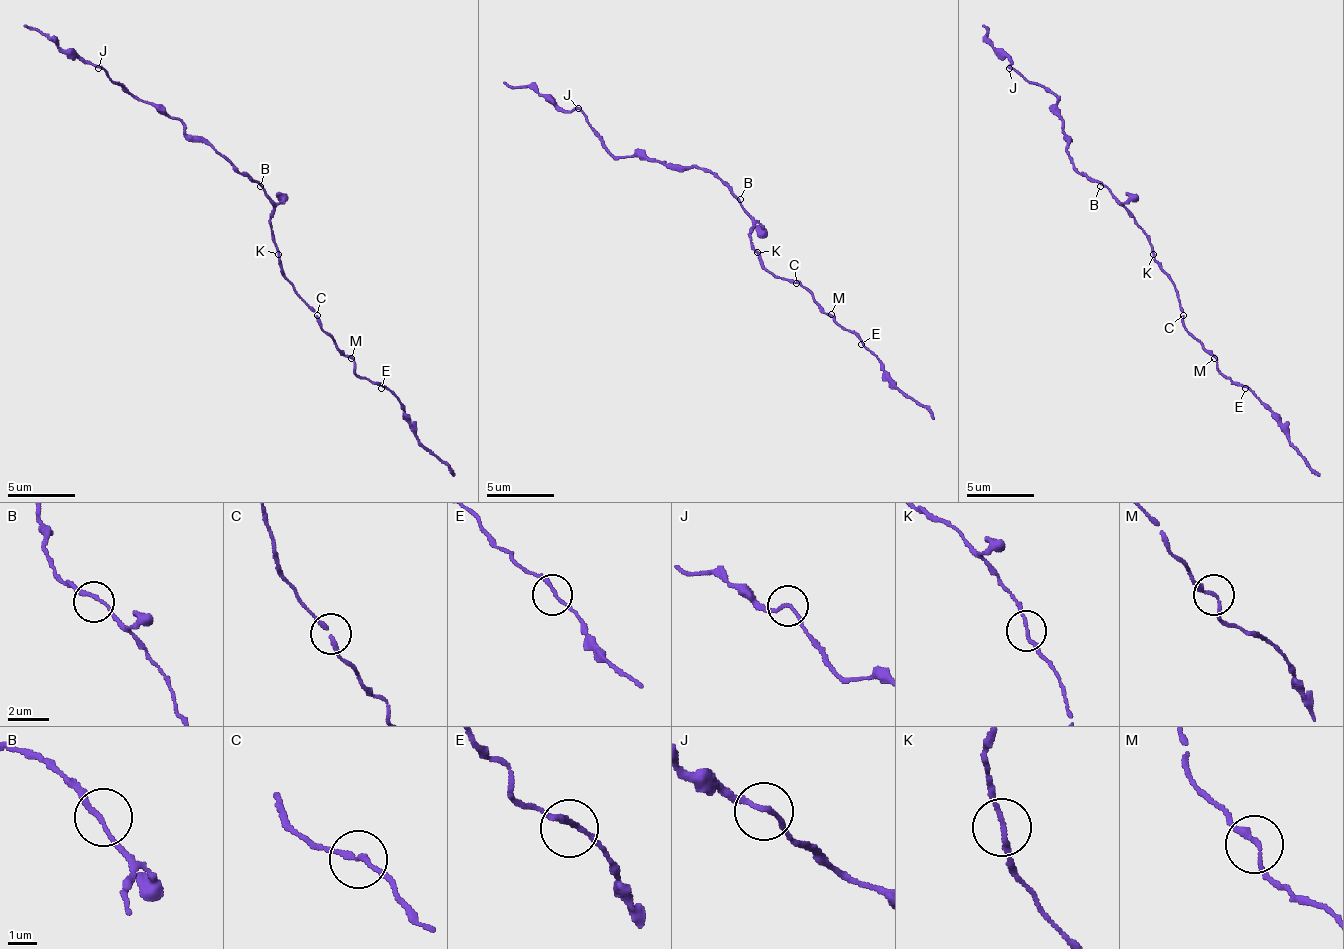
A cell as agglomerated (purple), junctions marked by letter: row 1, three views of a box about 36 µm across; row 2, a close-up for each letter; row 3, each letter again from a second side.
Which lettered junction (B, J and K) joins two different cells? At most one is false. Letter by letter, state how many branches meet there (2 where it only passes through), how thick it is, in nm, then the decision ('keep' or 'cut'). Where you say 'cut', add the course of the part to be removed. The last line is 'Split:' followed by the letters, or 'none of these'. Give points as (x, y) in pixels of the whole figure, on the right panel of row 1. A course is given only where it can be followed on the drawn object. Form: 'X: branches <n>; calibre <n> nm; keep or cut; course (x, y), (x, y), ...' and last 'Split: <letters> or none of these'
B: branches 2; calibre 160 nm; keep
J: branches 2; calibre 160 nm; keep
K: branches 2; calibre 160 nm; keep
Split: none of these

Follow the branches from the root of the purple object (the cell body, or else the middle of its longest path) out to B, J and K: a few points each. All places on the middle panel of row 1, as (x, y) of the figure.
B: (750, 236), (753, 216), (740, 199)
J: (750, 236), (753, 216), (719, 179), (699, 169), (672, 169), (665, 162), (615, 155), (578, 108)
K: (750, 236), (750, 243), (756, 253)

